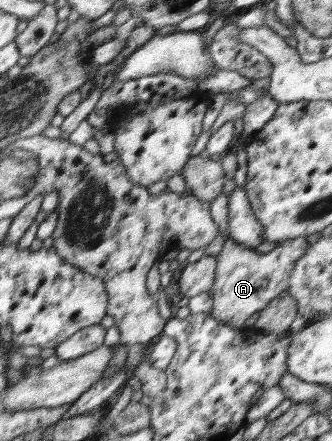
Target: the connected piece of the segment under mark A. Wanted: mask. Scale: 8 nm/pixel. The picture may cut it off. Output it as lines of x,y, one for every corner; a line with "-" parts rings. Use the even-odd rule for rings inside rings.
217,193
211,199
213,200
211,202
212,217
217,224
220,224
225,242
223,250
217,255
214,285
208,292
213,300
209,315
220,321
222,325
241,329
241,326
247,326
245,322
249,316
253,316
259,310
263,311
265,306
268,306
287,288
287,278
291,278
293,272
293,260
299,260
307,254
308,243
306,237
301,237
283,242
269,253
257,253
255,249
245,247
242,243
226,236
229,232
227,229
227,224
229,224
228,194

